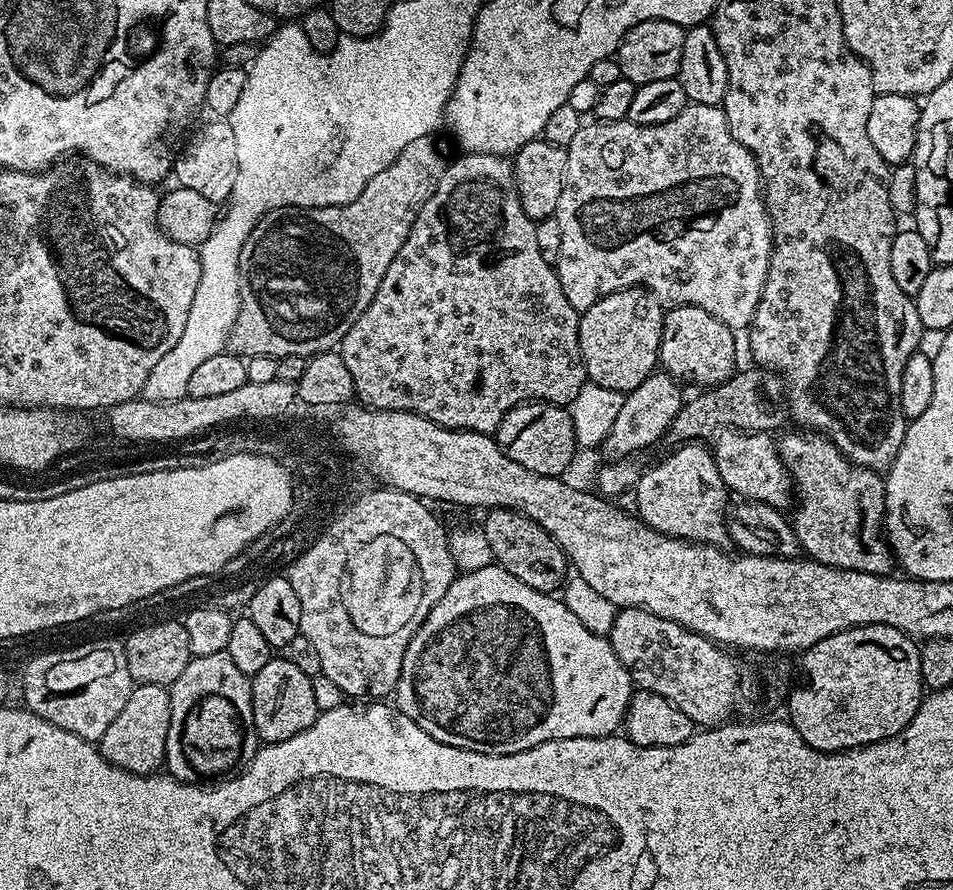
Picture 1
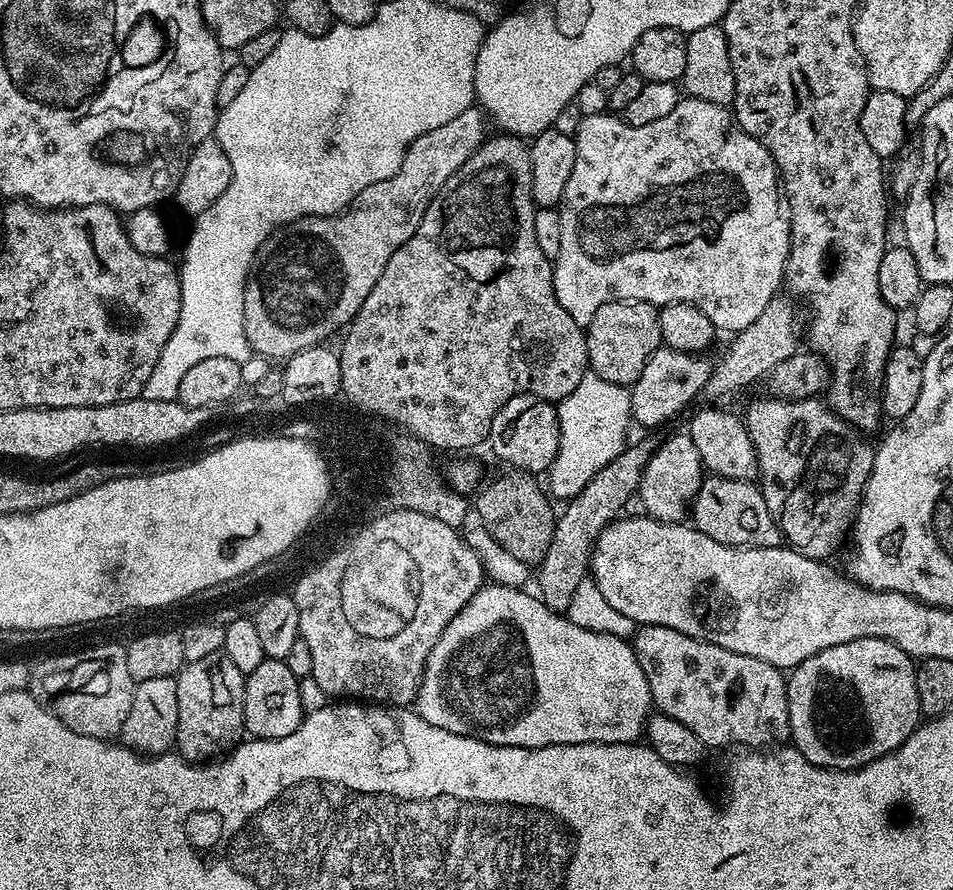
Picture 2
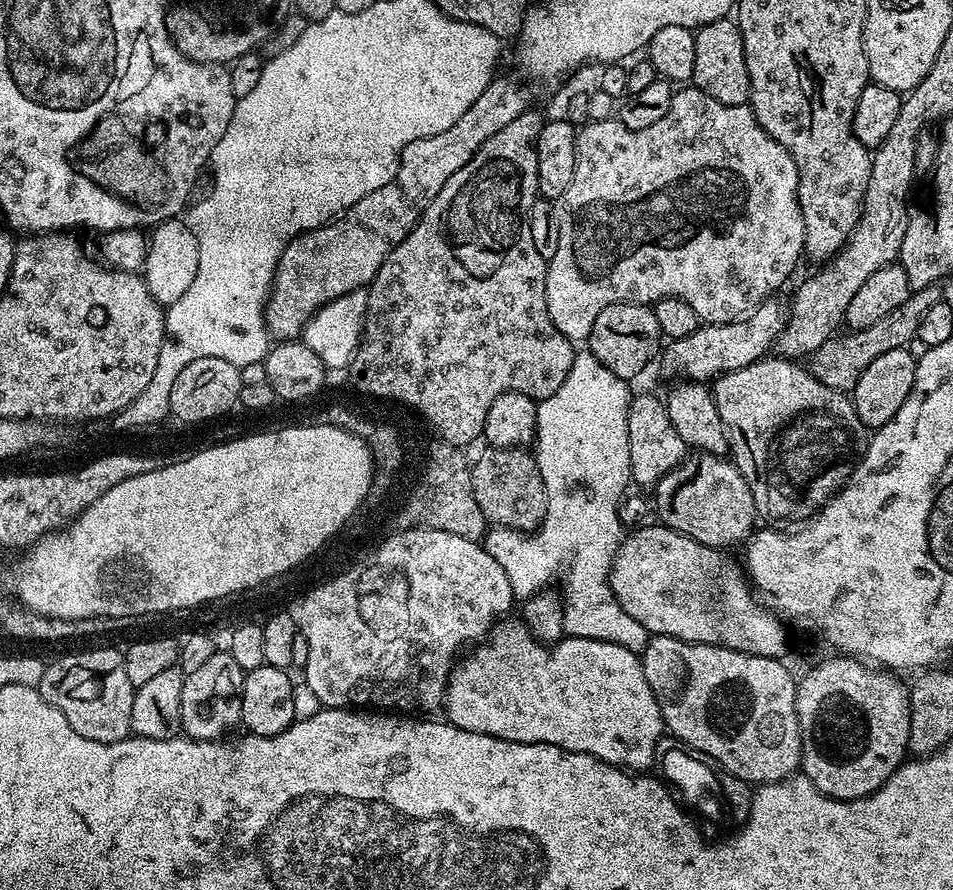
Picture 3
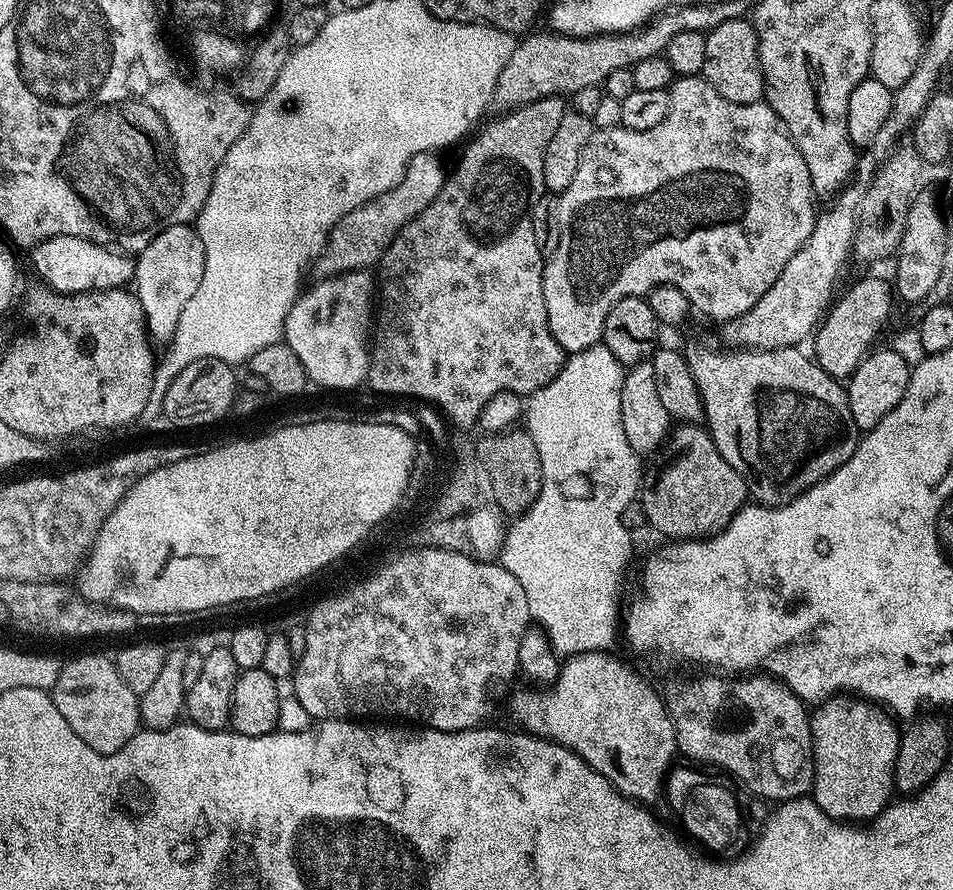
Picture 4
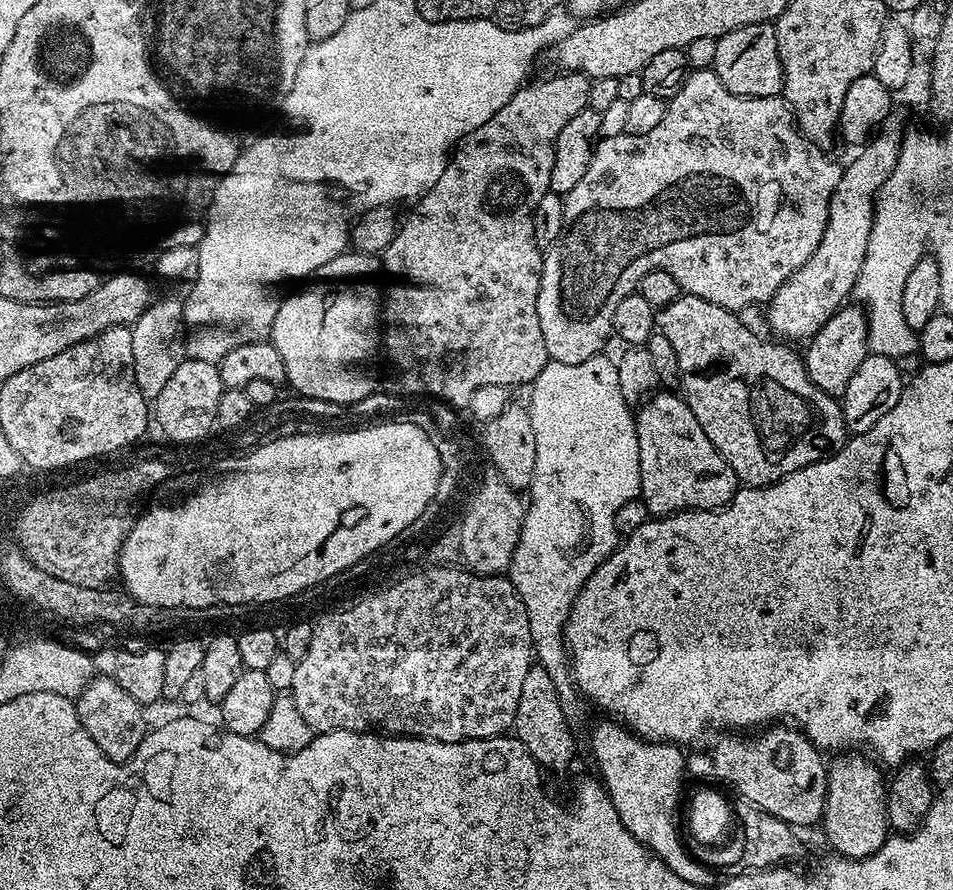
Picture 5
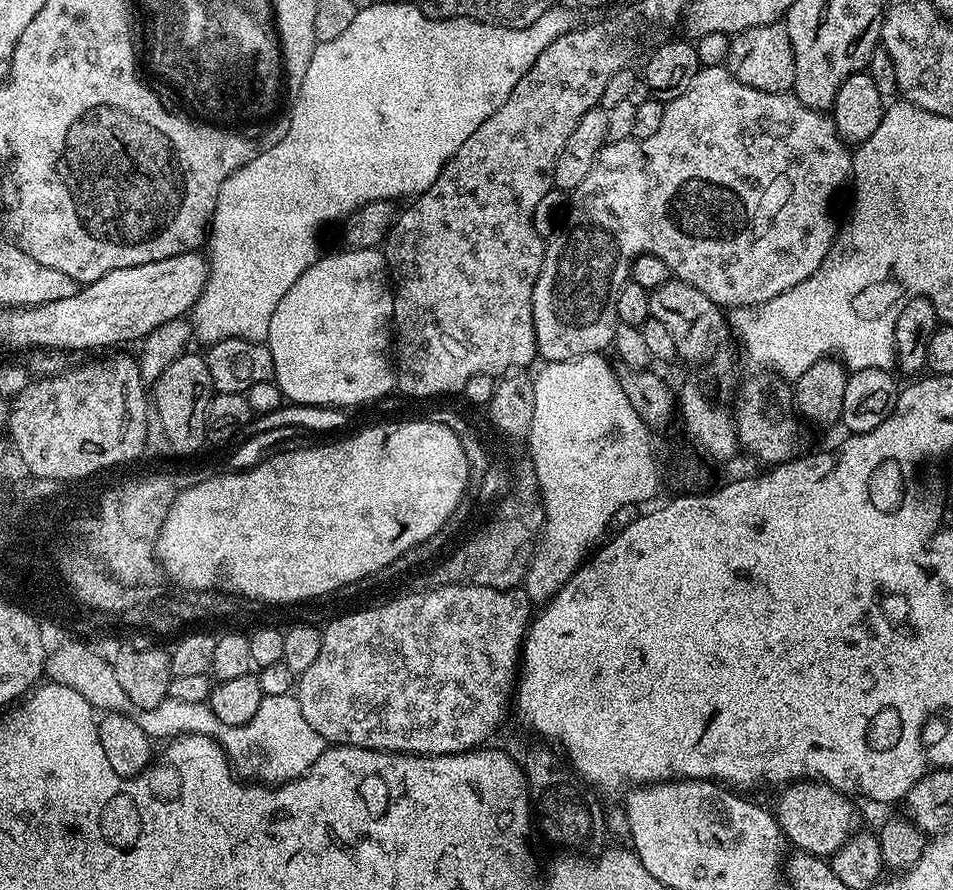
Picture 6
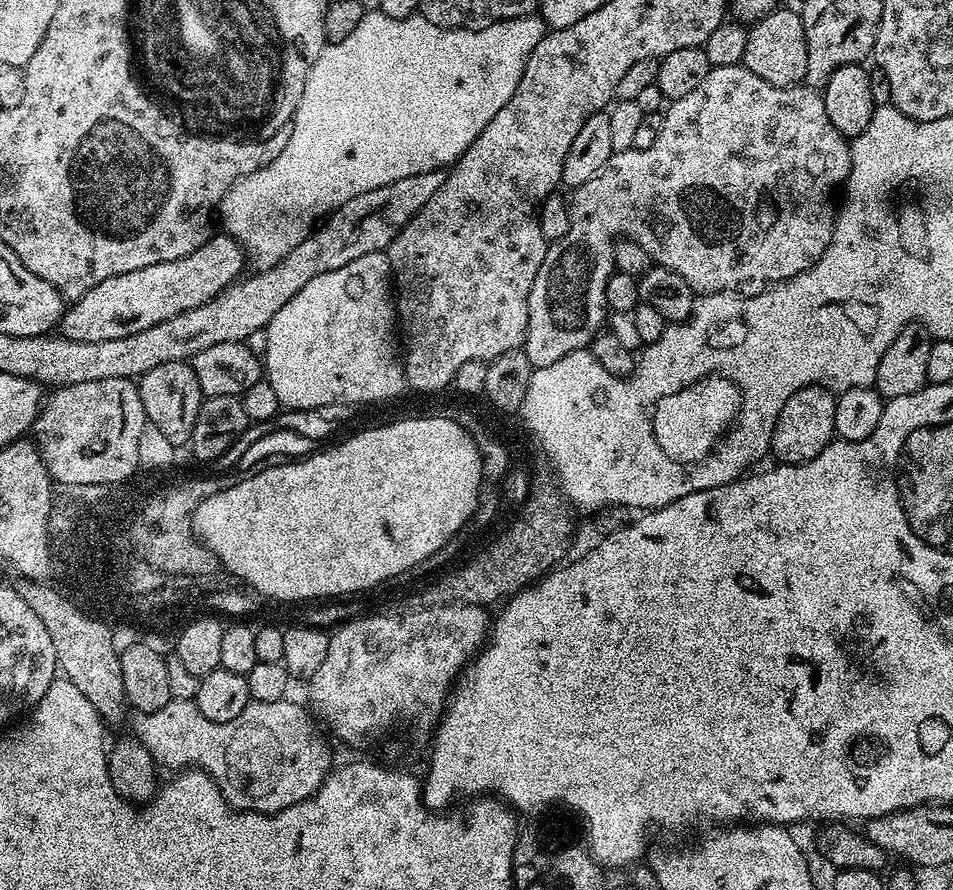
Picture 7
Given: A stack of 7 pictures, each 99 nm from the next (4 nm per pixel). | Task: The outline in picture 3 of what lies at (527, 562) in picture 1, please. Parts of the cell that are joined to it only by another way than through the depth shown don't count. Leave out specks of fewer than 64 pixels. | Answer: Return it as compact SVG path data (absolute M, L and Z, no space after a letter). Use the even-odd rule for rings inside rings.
M485 447L485 452L470 464L474 499L487 523L531 534L546 518L546 486L536 465L535 455L524 448Z

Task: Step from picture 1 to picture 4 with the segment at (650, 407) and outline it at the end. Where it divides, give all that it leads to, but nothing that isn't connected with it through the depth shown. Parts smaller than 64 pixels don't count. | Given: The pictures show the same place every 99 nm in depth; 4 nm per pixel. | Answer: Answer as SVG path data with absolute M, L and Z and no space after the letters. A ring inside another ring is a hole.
M841 191L826 210L821 209L817 213L810 238L786 262L785 269L770 290L758 298L758 302L754 302L746 314L723 321L725 345L736 350L761 352L797 347L804 338L811 337L833 301L838 276L843 274L853 255L859 197L856 192L848 191Z

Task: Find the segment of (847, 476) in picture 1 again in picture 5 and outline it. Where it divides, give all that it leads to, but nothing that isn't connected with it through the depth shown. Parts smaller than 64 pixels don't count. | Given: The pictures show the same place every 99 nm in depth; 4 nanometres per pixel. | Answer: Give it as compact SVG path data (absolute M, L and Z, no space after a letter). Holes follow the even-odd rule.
M682 294L656 312L656 326L670 341L670 346L674 346L680 371L679 387L684 387L684 401L690 410L694 410L694 418L698 418L706 438L710 438L718 454L726 458L741 485L765 488L794 474L794 470L802 470L818 462L822 454L842 450L844 443L850 439L850 433L844 421L841 401L818 390L818 386L810 382L803 355L787 348L792 347L787 343L771 344L755 336L740 318L729 308L706 302L706 298Z

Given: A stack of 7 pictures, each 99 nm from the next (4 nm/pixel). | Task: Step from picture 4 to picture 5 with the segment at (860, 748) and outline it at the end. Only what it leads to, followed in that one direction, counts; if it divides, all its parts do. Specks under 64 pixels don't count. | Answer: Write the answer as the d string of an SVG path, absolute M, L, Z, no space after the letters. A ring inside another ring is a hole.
M848 750L835 757L836 761L828 764L828 789L822 817L822 829L828 844L833 848L837 857L845 860L861 860L874 854L886 843L890 835L887 818L887 792L886 776L883 776L881 765L875 759L861 754L856 750Z

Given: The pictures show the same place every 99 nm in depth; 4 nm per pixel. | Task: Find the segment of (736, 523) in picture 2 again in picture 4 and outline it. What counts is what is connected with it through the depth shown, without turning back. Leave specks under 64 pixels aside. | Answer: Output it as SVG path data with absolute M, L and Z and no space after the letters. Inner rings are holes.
M677 423L669 431L662 448L663 451L672 453L649 476L647 473L643 477L638 493L638 503L644 512L647 527L661 532L669 541L703 538L725 528L749 499L748 487L738 474L738 470L731 468L722 458L722 454L718 454L707 427Z

